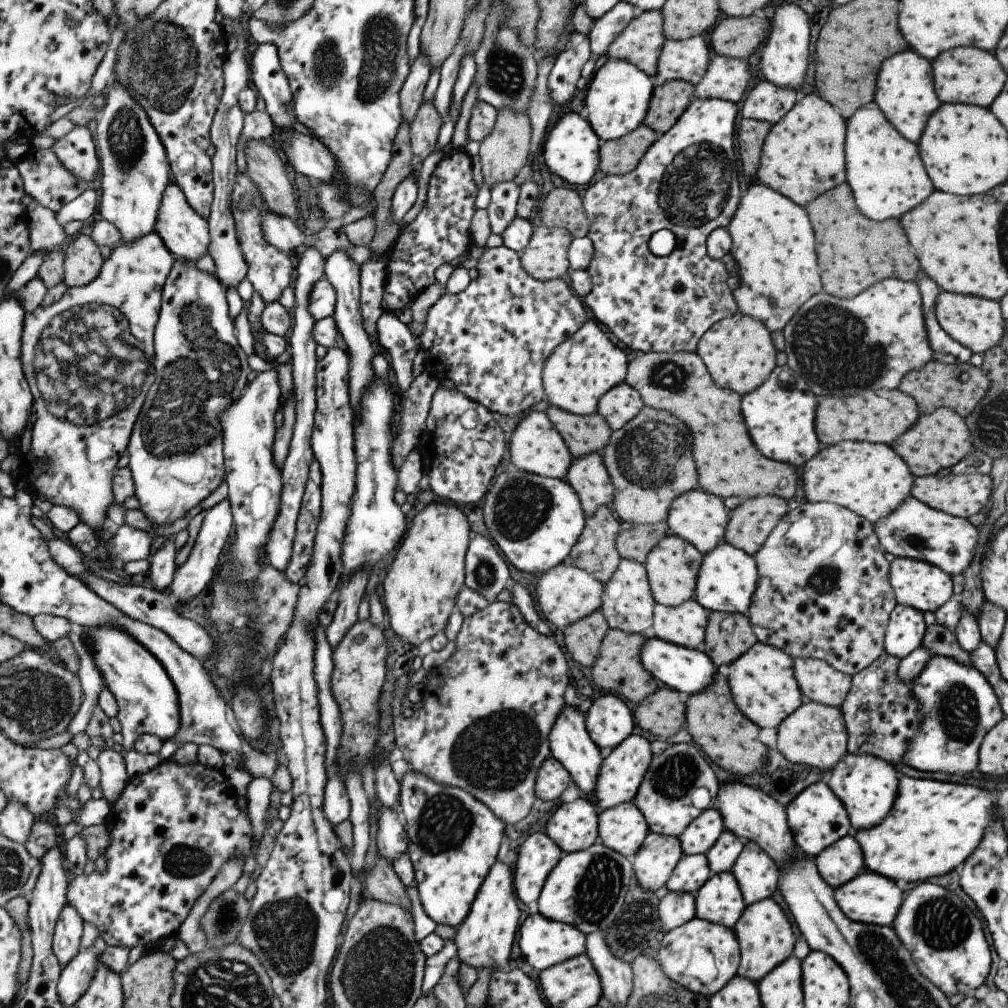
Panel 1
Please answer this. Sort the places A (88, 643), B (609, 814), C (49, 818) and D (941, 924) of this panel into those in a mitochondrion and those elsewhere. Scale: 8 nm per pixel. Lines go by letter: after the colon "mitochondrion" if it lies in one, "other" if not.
A: other
B: other
C: other
D: mitochondrion

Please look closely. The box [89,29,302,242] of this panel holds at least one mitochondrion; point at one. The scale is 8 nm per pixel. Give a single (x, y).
(125, 140)

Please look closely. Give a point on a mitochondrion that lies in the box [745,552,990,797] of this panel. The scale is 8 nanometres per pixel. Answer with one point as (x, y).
(958, 712)

